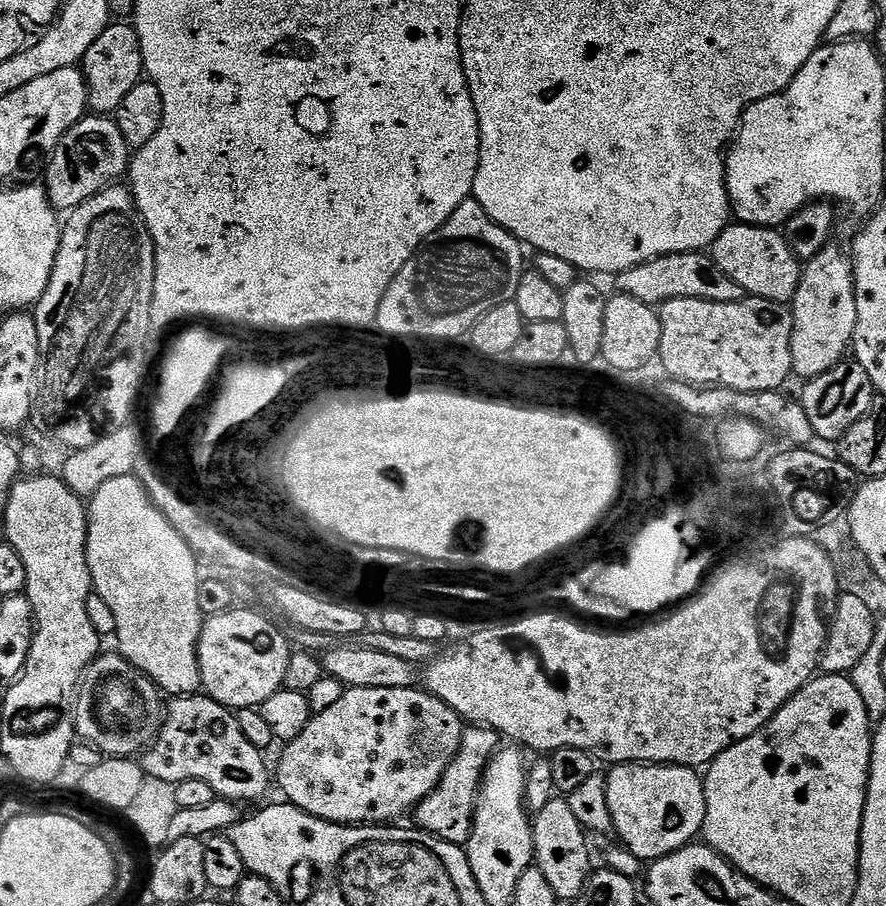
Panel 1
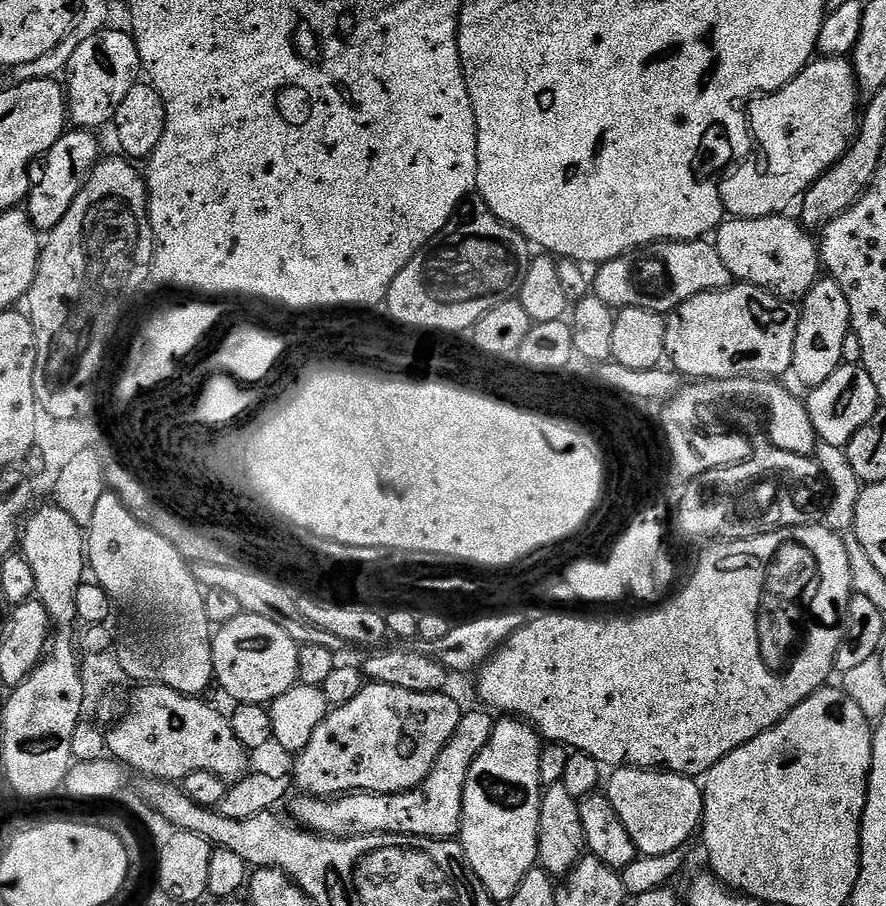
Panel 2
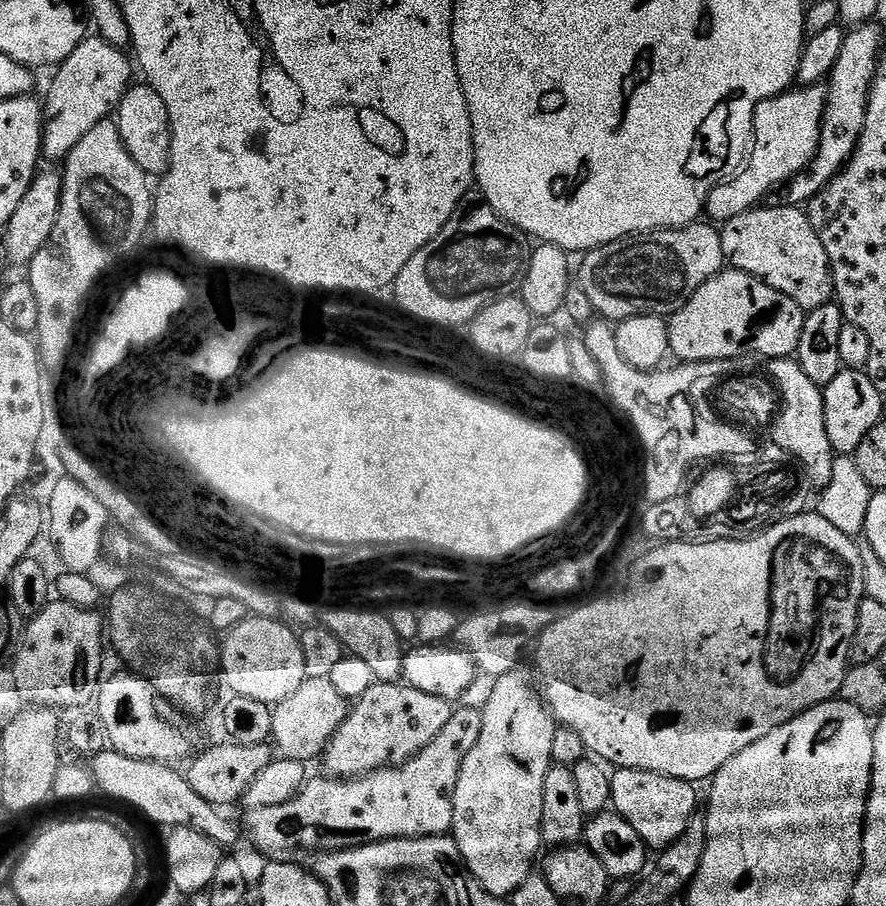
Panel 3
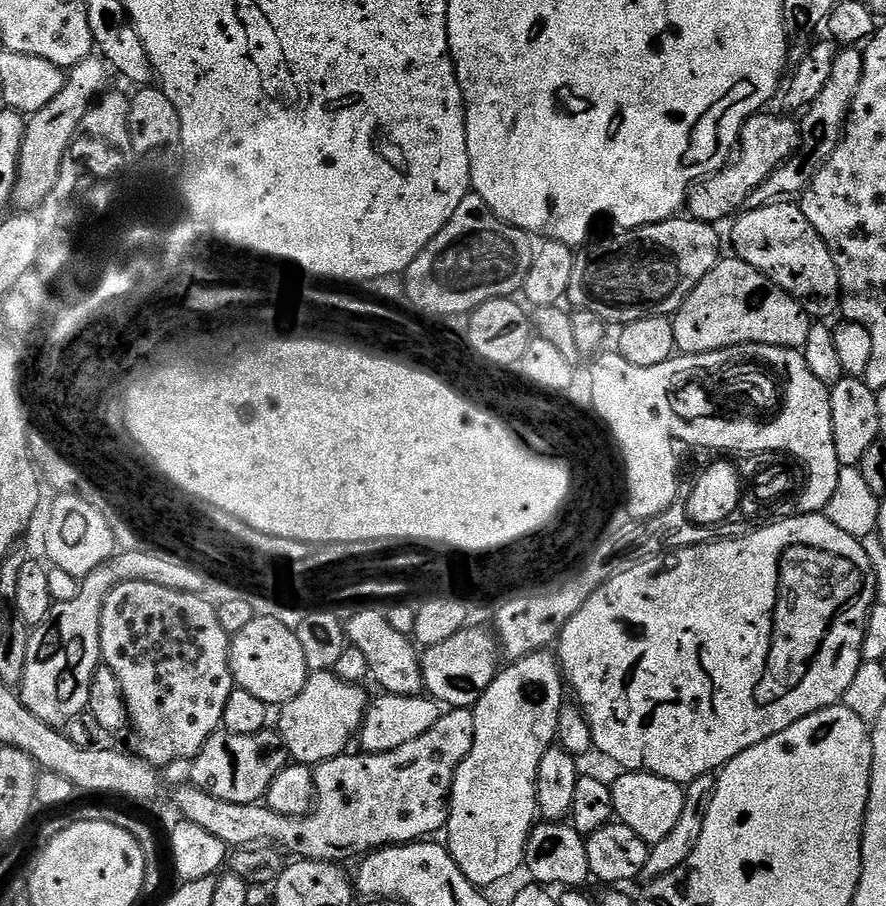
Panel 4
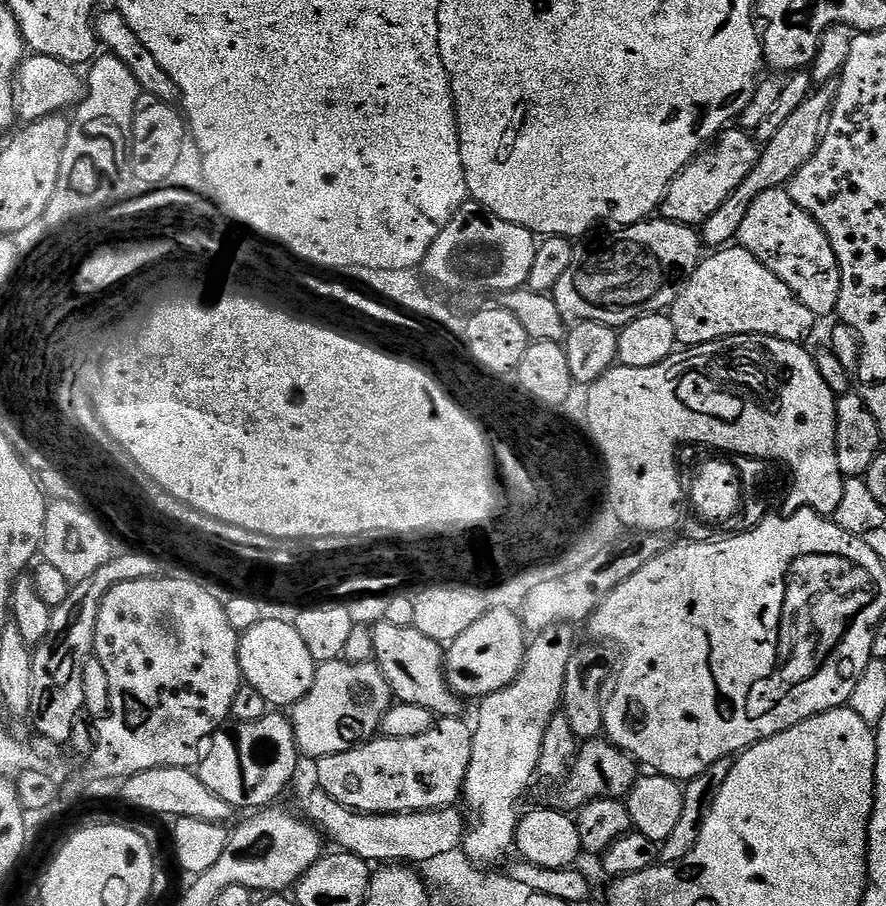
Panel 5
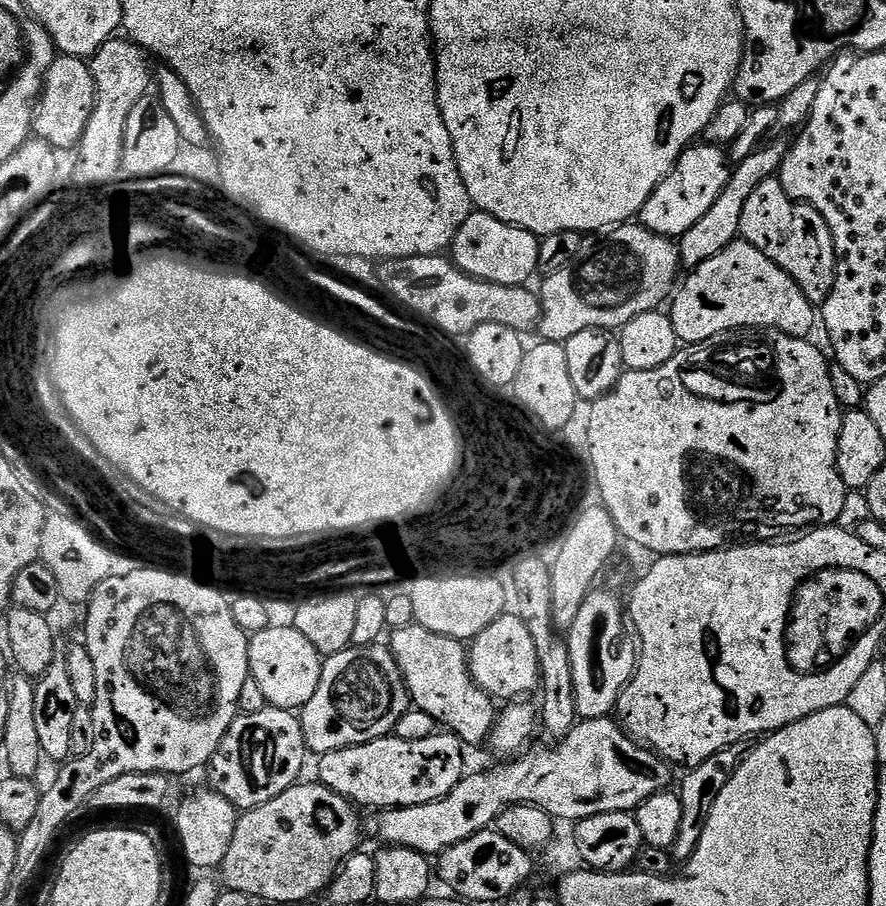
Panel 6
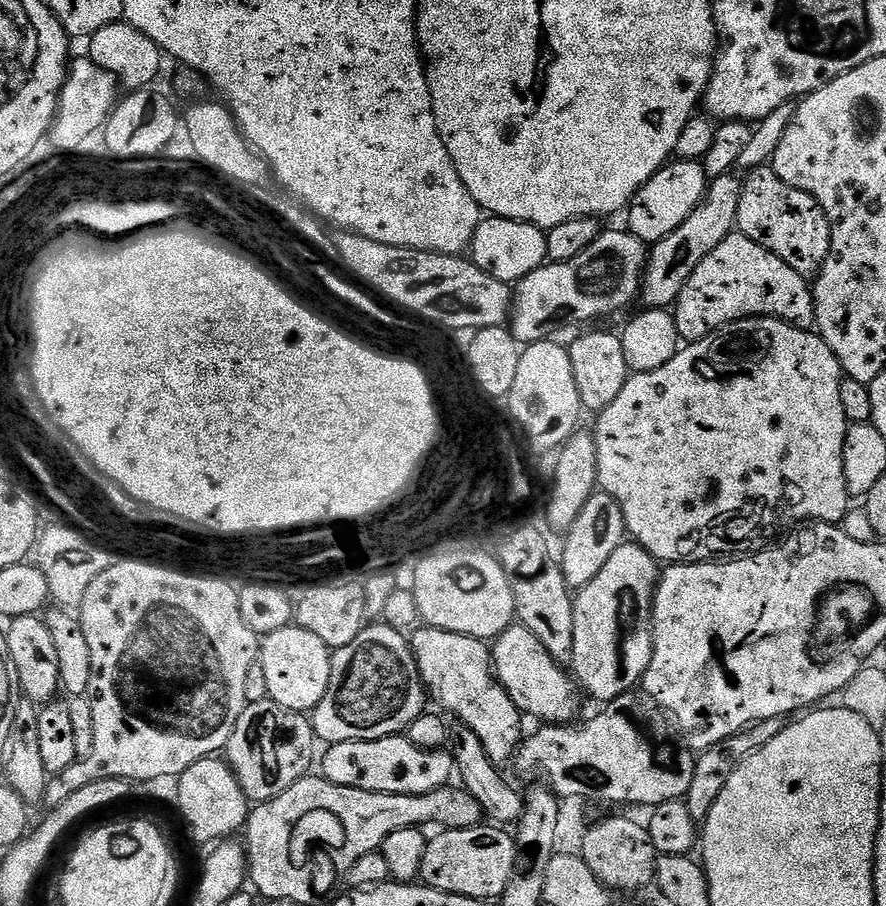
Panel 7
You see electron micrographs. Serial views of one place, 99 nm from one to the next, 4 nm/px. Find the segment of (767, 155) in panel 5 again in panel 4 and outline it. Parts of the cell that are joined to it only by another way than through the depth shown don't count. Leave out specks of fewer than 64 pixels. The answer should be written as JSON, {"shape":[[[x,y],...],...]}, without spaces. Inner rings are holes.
{"shape":[[[844,46],[837,51],[834,58],[834,70],[830,70],[830,78],[826,78],[826,86],[822,86],[822,94],[814,98],[814,102],[798,120],[798,150],[792,157],[758,186],[750,198],[746,198],[744,208],[761,208],[767,204],[775,204],[785,198],[796,198],[803,193],[808,184],[822,170],[824,163],[834,154],[841,136],[844,134],[844,123],[848,120],[848,106],[851,104],[860,81],[860,71],[864,65],[861,49],[856,46]]]}

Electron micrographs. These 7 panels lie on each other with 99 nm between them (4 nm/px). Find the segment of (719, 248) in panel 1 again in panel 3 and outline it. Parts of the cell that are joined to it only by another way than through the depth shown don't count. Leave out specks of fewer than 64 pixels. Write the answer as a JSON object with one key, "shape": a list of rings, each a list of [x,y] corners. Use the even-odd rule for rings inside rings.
{"shape":[[[757,206],[746,214],[738,214],[738,218],[730,218],[719,229],[725,261],[740,272],[766,282],[766,286],[774,286],[774,290],[794,298],[805,313],[833,303],[830,258],[807,211],[800,206],[768,207]]]}

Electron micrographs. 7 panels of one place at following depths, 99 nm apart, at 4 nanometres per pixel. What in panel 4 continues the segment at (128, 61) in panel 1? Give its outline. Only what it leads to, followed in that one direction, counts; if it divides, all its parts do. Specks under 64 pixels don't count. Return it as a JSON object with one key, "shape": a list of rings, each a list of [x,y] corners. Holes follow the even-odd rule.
{"shape":[[[89,58],[67,69],[62,90],[58,90],[50,106],[42,106],[33,116],[27,117],[24,141],[20,147],[20,165],[16,171],[16,185],[12,191],[12,204],[20,210],[36,210],[54,190],[62,158],[86,114],[105,91],[110,69],[103,59]]]}

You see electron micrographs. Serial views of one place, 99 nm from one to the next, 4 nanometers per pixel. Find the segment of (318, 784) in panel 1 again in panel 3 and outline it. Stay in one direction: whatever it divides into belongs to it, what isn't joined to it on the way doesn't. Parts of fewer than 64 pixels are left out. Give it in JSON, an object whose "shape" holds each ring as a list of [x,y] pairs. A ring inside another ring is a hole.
{"shape":[[[377,682],[362,694],[362,698],[351,705],[348,717],[342,722],[342,726],[334,734],[334,738],[324,749],[322,763],[325,764],[327,771],[336,778],[351,778],[354,776],[365,776],[368,772],[377,772],[380,768],[394,768],[412,760],[450,722],[454,711],[453,701],[446,698],[438,698],[434,694],[426,694],[422,690],[412,688],[403,682],[395,684],[381,684]]]}

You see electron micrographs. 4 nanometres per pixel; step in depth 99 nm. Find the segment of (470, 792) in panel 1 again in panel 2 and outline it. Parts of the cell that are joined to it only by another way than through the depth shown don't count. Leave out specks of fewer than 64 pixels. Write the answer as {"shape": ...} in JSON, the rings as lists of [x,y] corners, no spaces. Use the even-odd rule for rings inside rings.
{"shape":[[[465,711],[461,715],[458,730],[450,738],[450,742],[446,742],[442,754],[438,754],[438,762],[434,762],[430,774],[417,788],[412,788],[409,792],[393,792],[390,796],[382,796],[378,792],[350,792],[331,798],[300,794],[292,804],[291,819],[299,827],[314,832],[317,836],[329,836],[335,840],[381,834],[385,836],[425,836],[428,840],[451,840],[459,837],[466,778],[470,774],[470,766],[474,762],[474,758],[478,758],[478,754],[484,749],[486,742],[490,742],[490,734],[496,725],[491,711],[480,711],[484,712]]]}

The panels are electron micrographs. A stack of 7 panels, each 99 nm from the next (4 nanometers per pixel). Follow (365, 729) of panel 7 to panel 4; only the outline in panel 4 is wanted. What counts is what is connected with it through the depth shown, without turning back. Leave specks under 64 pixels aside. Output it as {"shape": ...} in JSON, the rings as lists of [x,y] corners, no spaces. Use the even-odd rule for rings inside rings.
{"shape":[[[335,671],[311,673],[302,686],[302,694],[280,709],[278,731],[288,748],[289,757],[297,764],[315,766],[349,751],[348,743],[357,739],[364,716],[368,712],[370,696],[358,684],[351,684],[336,676]]]}

